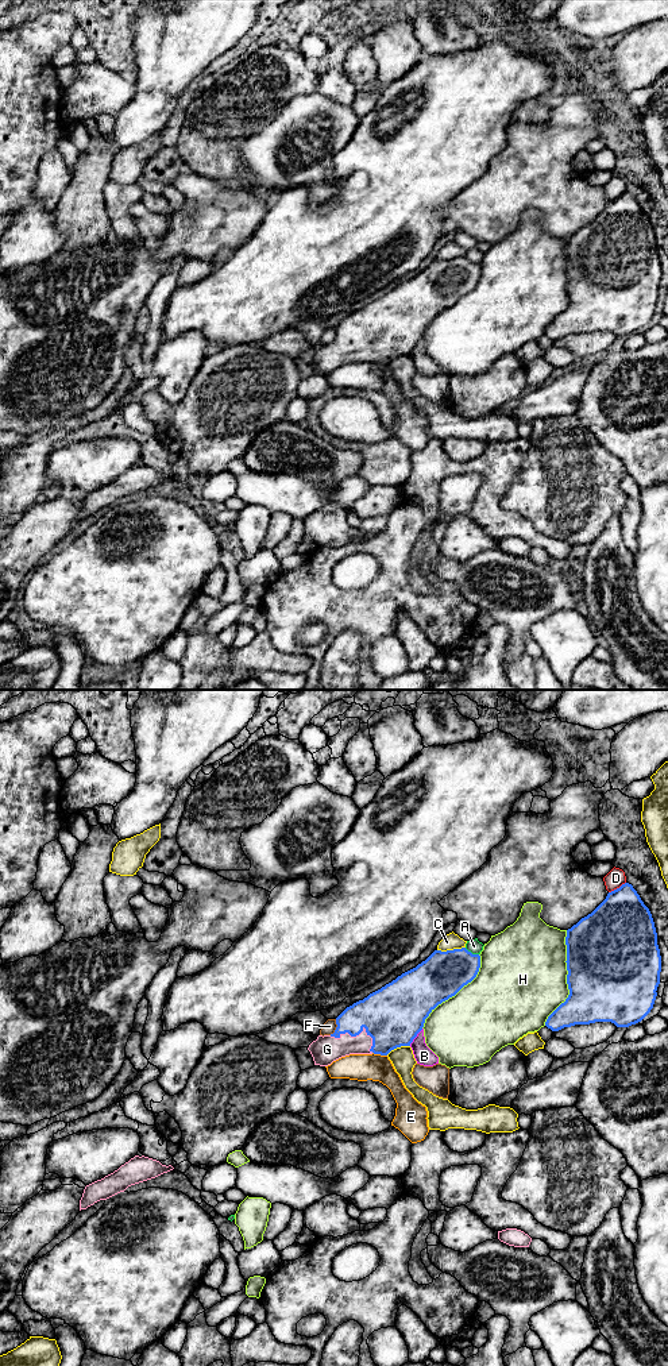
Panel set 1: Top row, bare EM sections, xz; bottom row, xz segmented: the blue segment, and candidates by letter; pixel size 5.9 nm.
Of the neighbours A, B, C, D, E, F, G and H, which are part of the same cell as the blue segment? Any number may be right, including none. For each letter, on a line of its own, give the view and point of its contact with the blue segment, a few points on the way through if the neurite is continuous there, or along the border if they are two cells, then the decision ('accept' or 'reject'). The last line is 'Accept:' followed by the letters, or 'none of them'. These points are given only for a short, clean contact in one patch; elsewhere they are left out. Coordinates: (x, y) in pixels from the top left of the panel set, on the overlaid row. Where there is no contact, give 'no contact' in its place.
A: meets blue in xz at (470, 952); reject
B: meets blue in xz at (416, 1035); reject
C: meets blue in xz at (451, 950); reject
D: meets blue in xz at (617, 888); reject
E: meets blue in xz at (379, 1053); reject
F: meets blue in xz at (336, 1027); reject
G: meets blue in xz at (358, 1034); accept
H: meets blue in xz at (567, 977); reject
Accept: G

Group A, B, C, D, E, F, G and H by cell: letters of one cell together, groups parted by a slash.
A / B E / C / D / F / G / H

